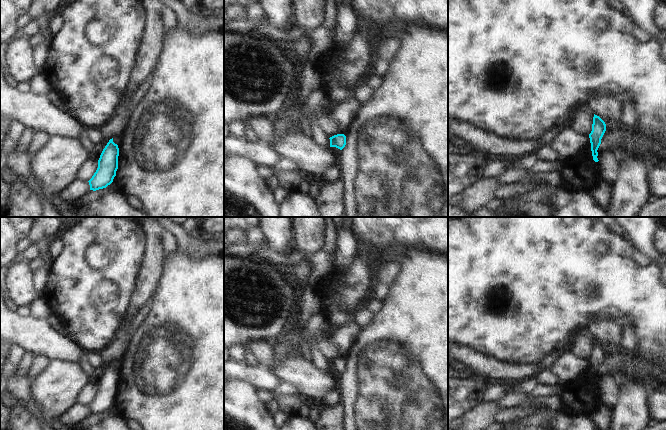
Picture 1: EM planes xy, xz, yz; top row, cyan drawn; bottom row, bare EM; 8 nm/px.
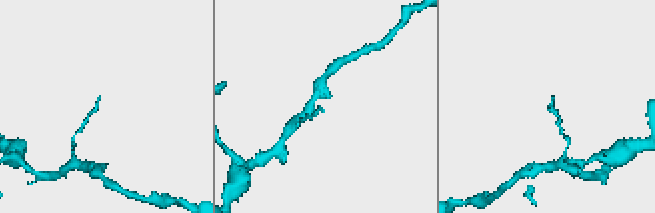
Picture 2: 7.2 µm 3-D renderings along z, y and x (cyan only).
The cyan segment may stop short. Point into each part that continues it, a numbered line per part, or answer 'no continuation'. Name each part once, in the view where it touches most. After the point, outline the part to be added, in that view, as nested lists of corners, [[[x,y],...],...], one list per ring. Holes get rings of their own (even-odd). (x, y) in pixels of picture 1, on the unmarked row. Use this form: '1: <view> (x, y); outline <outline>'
no continuation

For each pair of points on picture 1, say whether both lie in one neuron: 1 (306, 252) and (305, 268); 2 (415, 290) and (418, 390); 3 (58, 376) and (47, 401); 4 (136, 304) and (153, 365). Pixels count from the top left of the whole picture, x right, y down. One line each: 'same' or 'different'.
1: same
2: same
3: same
4: different

